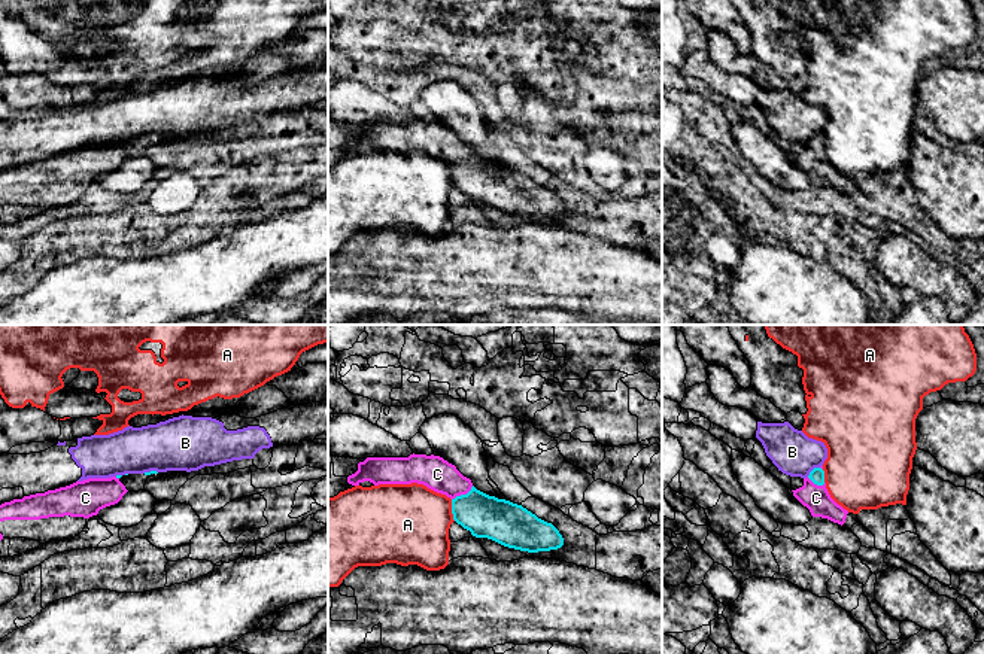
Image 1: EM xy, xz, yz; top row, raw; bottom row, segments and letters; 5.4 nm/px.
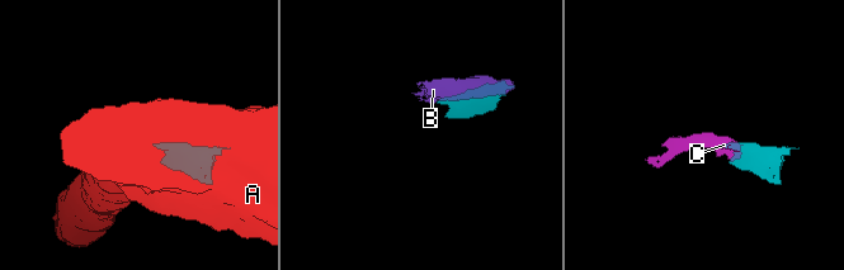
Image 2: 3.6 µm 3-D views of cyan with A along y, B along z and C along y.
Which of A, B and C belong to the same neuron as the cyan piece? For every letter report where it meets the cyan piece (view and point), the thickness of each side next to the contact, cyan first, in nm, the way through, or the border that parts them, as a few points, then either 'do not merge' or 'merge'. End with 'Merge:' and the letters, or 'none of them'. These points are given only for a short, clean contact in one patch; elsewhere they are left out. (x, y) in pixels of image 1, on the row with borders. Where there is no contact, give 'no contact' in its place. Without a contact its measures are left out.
A: meets cyan in xz at (452, 510); 220 nm thick on the cyan side, 440 nm on the other; do not merge
B: meets cyan in yz at (813, 470); 80 nm thick on the cyan side, 240 nm on the other; do not merge
C: meets cyan in xz at (462, 495); 220 nm thick on the cyan side, 180 nm on the other; runs through xz (485, 516), (462, 495), (437, 474); merge
Merge: C

